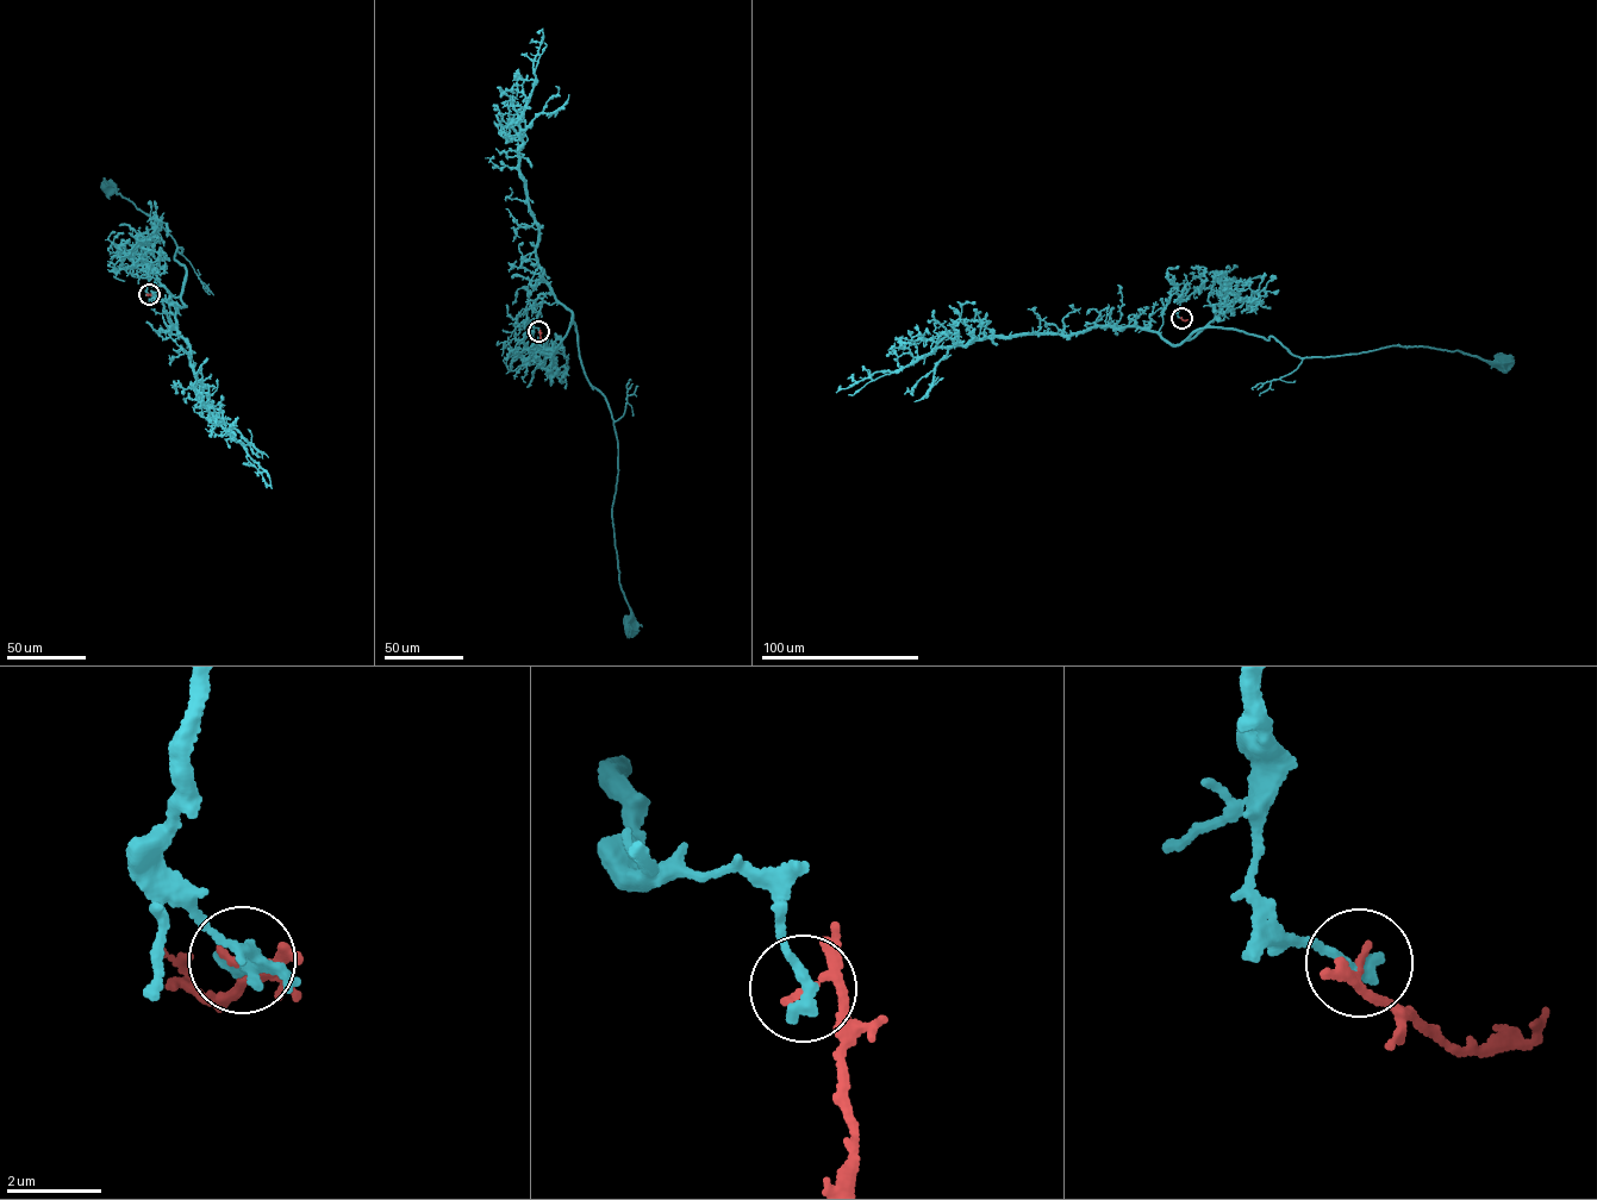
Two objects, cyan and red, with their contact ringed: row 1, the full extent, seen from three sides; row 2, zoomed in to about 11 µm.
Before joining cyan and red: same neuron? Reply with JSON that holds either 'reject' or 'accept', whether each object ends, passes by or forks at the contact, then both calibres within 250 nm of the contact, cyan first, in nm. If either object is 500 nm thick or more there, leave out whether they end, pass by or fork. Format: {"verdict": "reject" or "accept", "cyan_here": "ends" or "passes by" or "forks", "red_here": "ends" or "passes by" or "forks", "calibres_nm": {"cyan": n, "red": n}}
{"verdict": "reject", "cyan_here": "ends", "red_here": "passes by", "calibres_nm": {"cyan": 280, "red": 130}}

